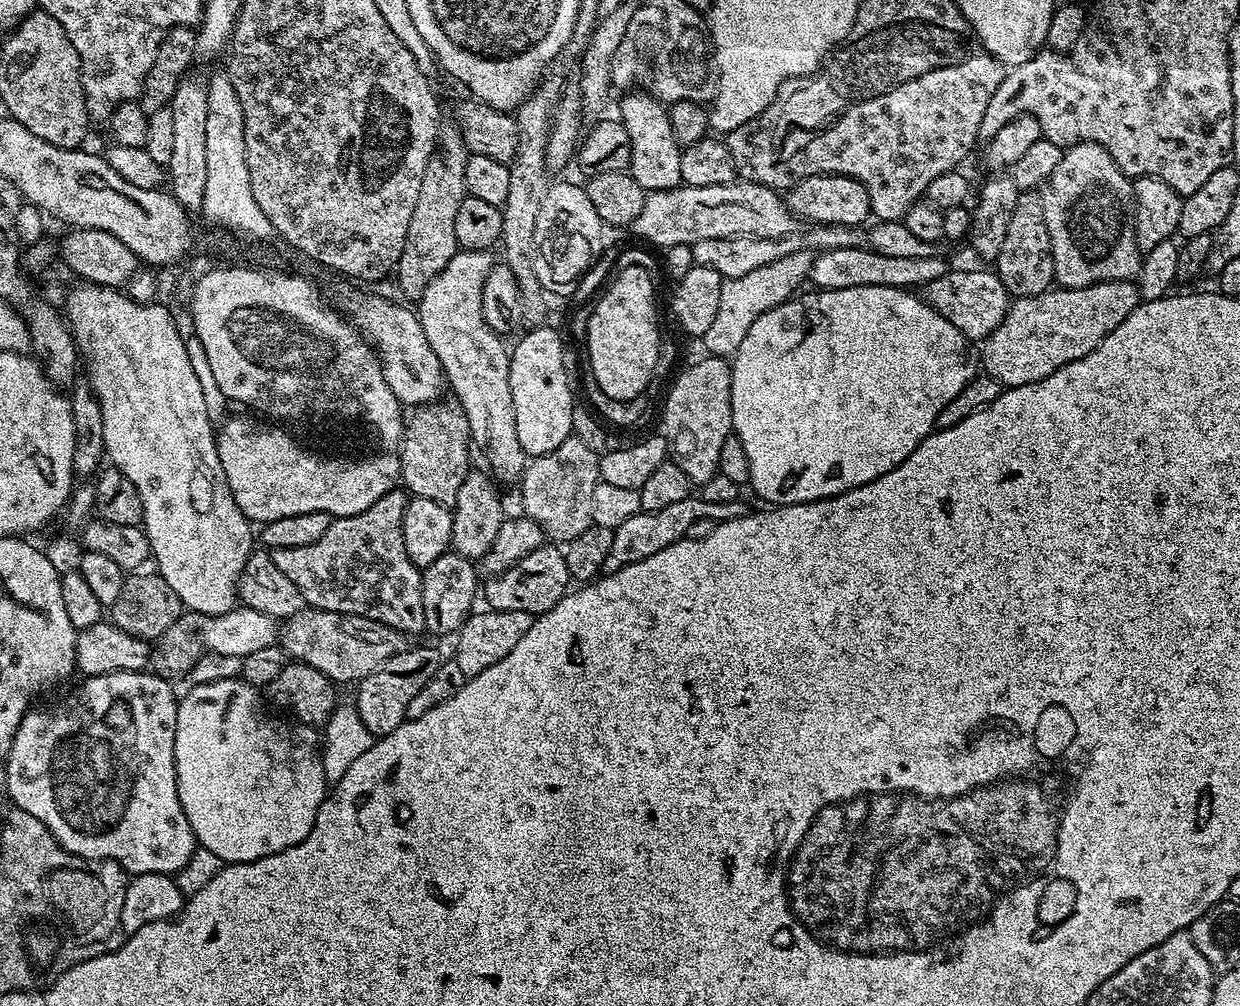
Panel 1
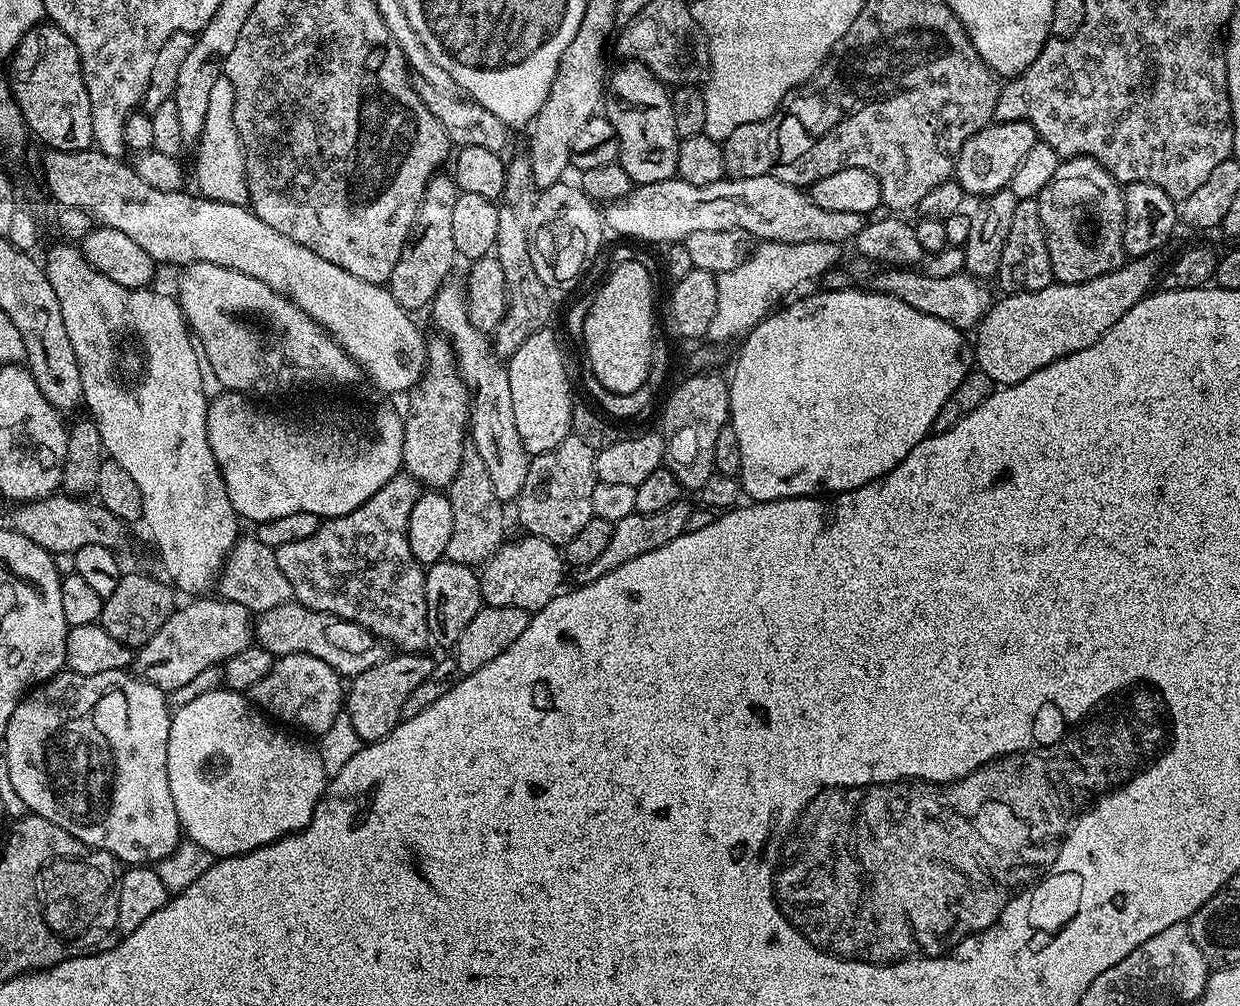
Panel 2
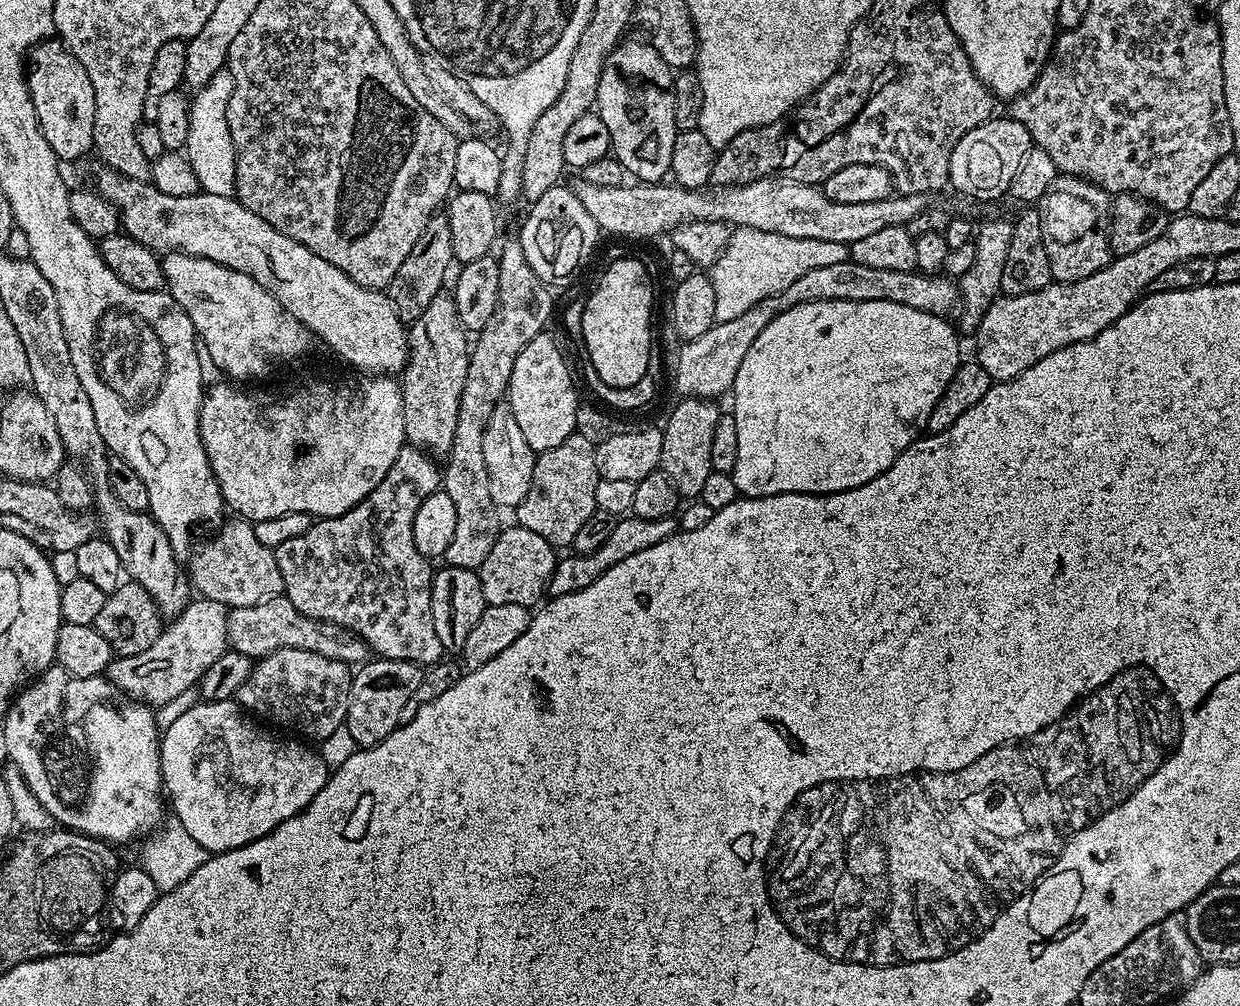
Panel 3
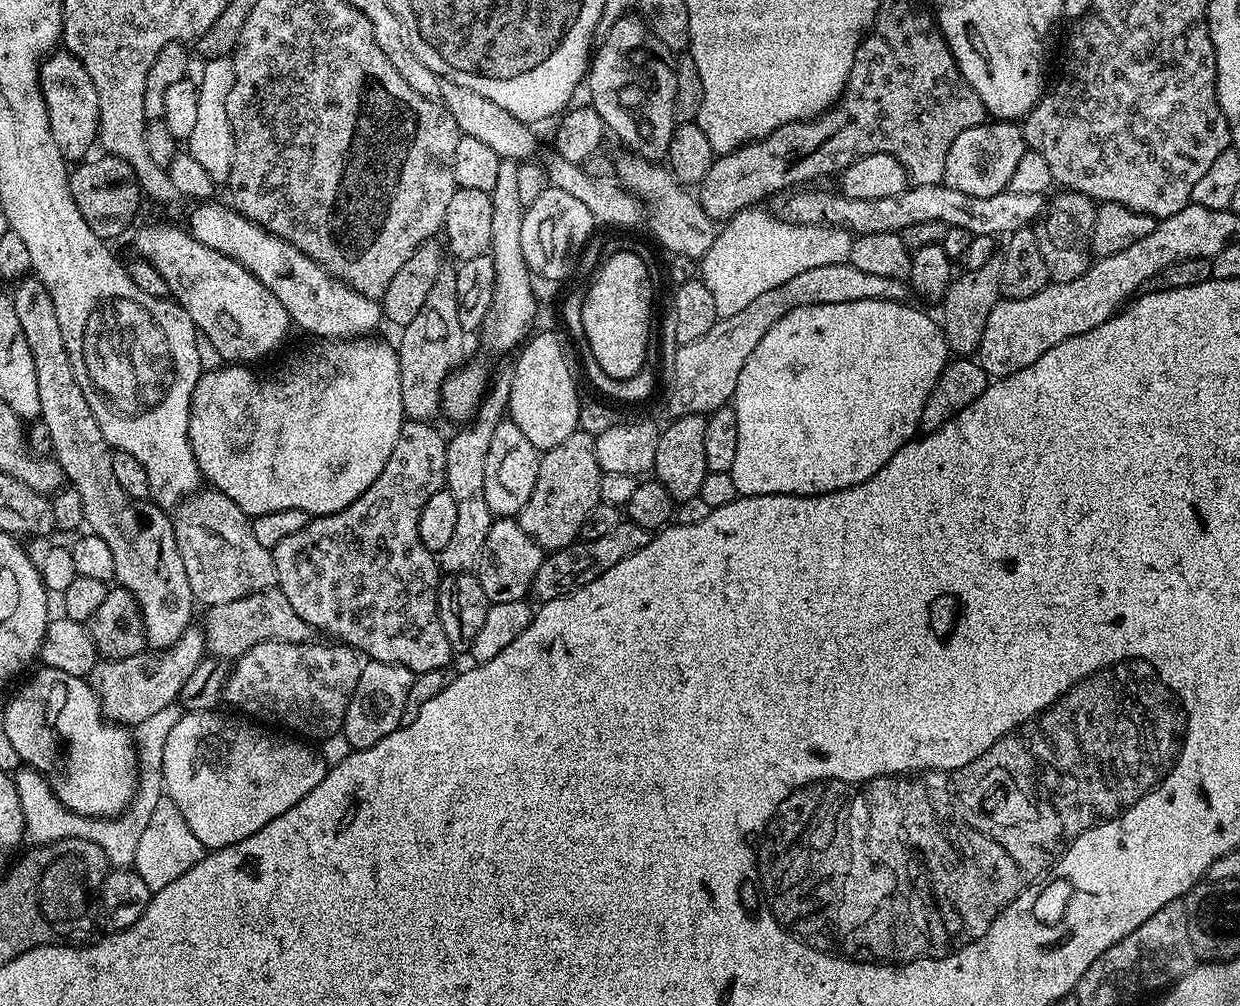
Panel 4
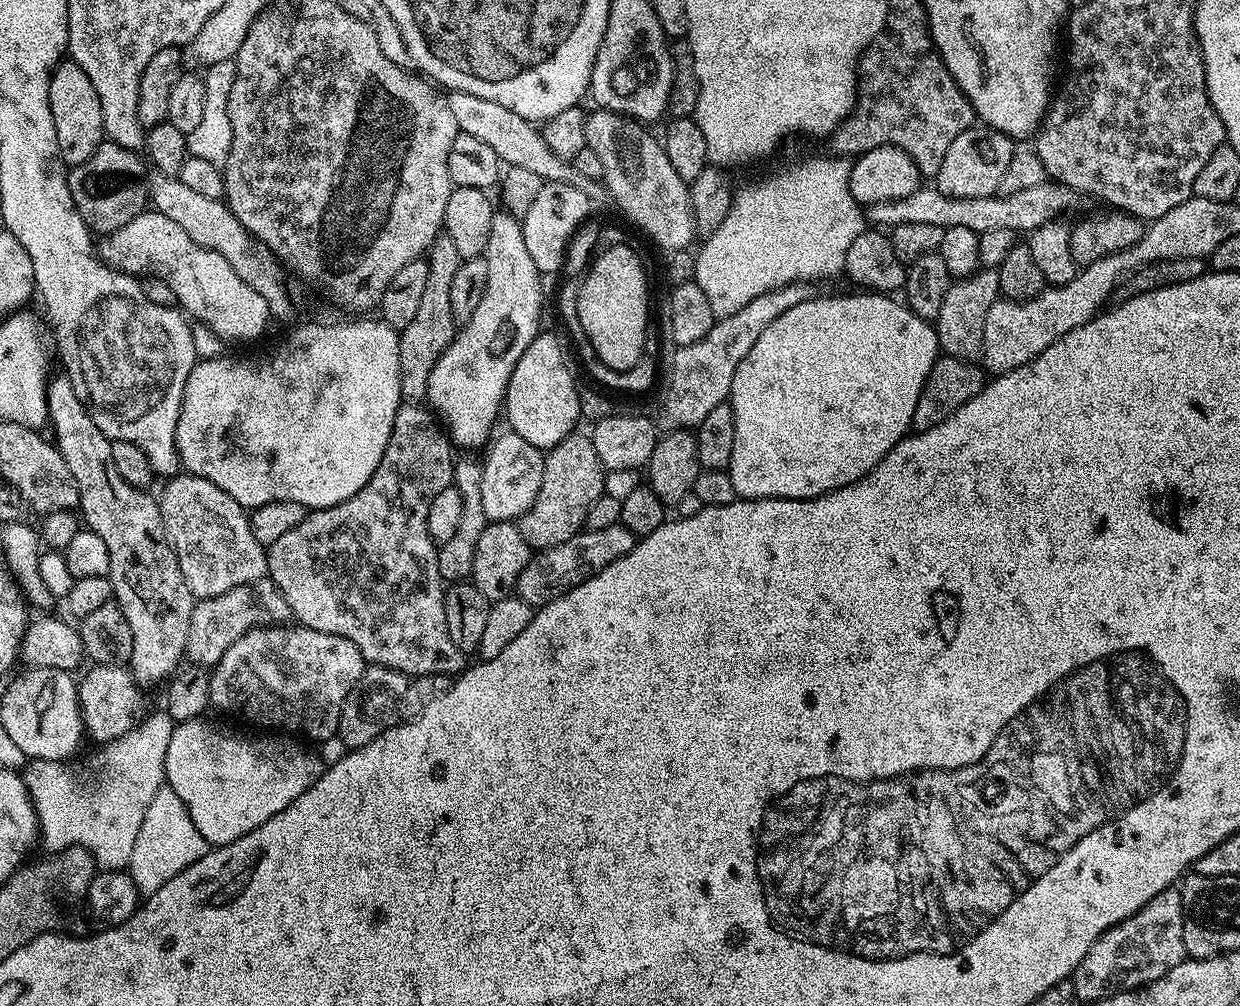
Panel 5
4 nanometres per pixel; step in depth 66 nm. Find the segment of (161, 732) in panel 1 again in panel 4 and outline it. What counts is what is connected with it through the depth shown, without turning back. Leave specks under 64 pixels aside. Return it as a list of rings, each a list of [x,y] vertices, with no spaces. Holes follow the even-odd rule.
[[[41,667],[39,671],[29,684],[17,690],[16,697],[2,712],[6,735],[14,750],[18,750],[18,758],[27,767],[40,772],[57,799],[78,815],[115,818],[127,812],[136,796],[138,783],[138,749],[133,733],[127,727],[106,719],[96,691],[85,677],[46,667]]]

